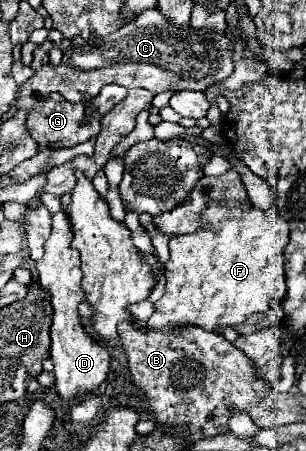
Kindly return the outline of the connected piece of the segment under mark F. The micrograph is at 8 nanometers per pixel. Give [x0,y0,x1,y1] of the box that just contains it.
[147,200,289,332]

